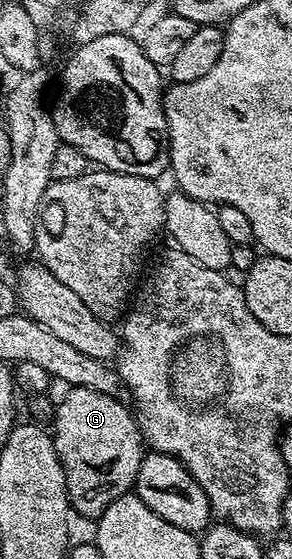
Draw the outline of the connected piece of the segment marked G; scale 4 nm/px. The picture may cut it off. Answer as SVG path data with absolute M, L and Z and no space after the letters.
M73 387L64 399L58 400L53 438L57 457L65 469L67 499L76 516L102 515L110 503L128 494L135 486L145 444L132 408L119 401L114 395L84 387Z

